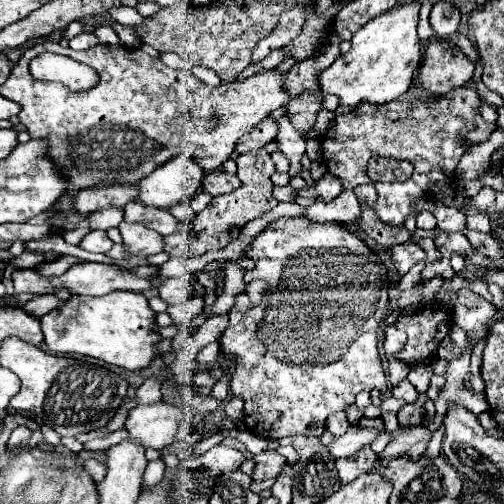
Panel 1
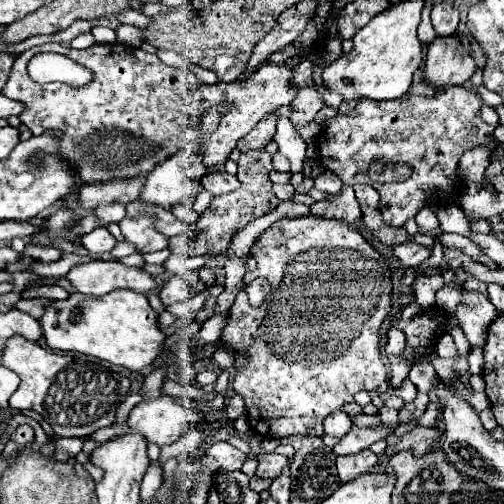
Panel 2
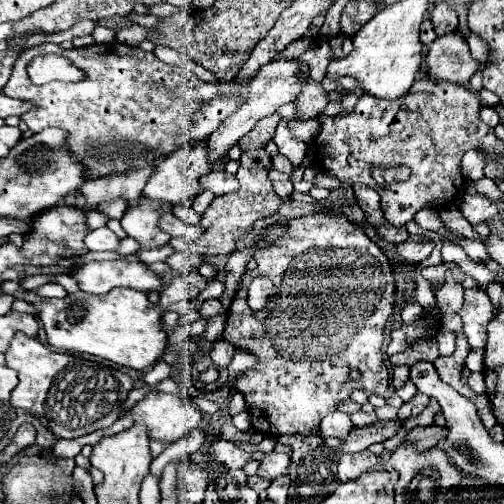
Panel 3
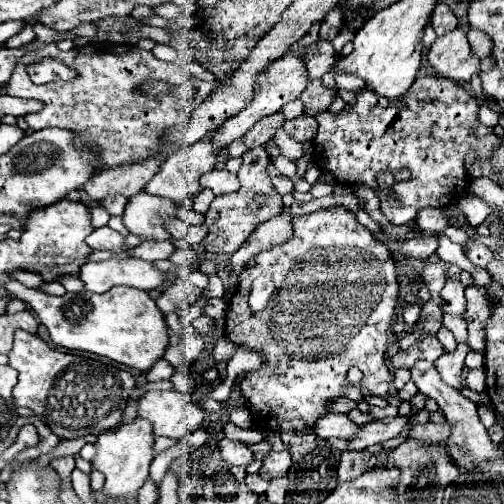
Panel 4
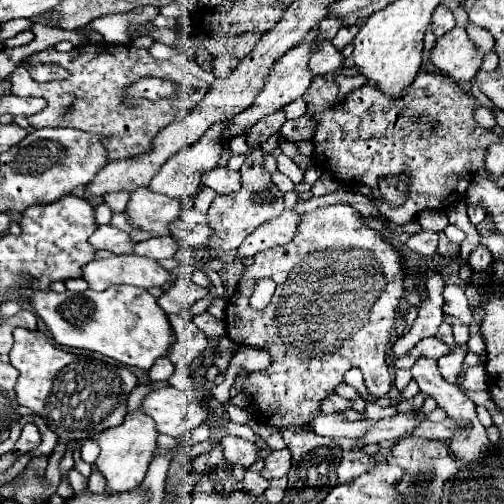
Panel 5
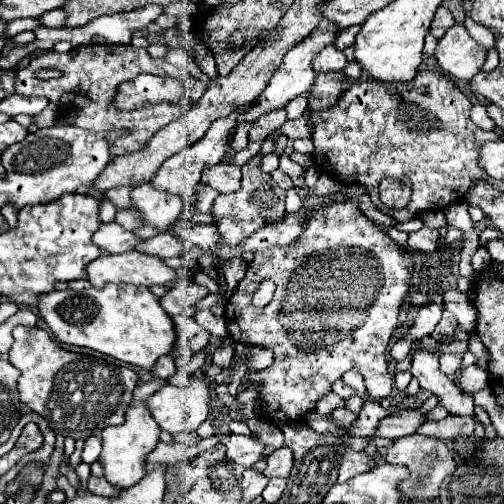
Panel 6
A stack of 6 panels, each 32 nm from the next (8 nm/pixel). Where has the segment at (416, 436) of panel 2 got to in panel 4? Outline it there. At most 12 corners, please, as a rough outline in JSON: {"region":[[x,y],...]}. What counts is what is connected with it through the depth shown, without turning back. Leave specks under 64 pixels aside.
{"region":[[416,424],[410,436],[426,444],[446,442],[452,424]]}

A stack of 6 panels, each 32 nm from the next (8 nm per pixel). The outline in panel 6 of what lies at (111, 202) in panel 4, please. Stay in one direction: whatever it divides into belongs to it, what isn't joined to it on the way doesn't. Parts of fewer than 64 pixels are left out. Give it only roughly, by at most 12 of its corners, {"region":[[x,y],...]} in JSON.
{"region":[[120,186],[106,192],[120,210],[132,204],[134,186]]}

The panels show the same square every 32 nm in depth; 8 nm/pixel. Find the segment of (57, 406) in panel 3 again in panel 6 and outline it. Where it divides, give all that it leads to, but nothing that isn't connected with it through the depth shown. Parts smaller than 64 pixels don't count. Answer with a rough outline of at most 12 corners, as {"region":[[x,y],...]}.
{"region":[[16,326],[20,400],[56,434],[124,422],[130,366]]}

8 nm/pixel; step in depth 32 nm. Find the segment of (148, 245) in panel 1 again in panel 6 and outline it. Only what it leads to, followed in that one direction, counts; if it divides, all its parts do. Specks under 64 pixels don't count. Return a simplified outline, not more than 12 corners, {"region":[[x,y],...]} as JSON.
{"region":[[152,182],[132,190],[132,208],[160,230],[180,218],[190,198],[158,192]]}

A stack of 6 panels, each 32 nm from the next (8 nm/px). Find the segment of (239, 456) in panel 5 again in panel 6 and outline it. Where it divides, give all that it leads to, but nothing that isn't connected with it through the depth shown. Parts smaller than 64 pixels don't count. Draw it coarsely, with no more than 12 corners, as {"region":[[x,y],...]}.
{"region":[[230,434],[222,440],[228,458],[240,466],[264,460],[266,446],[254,436]]}

